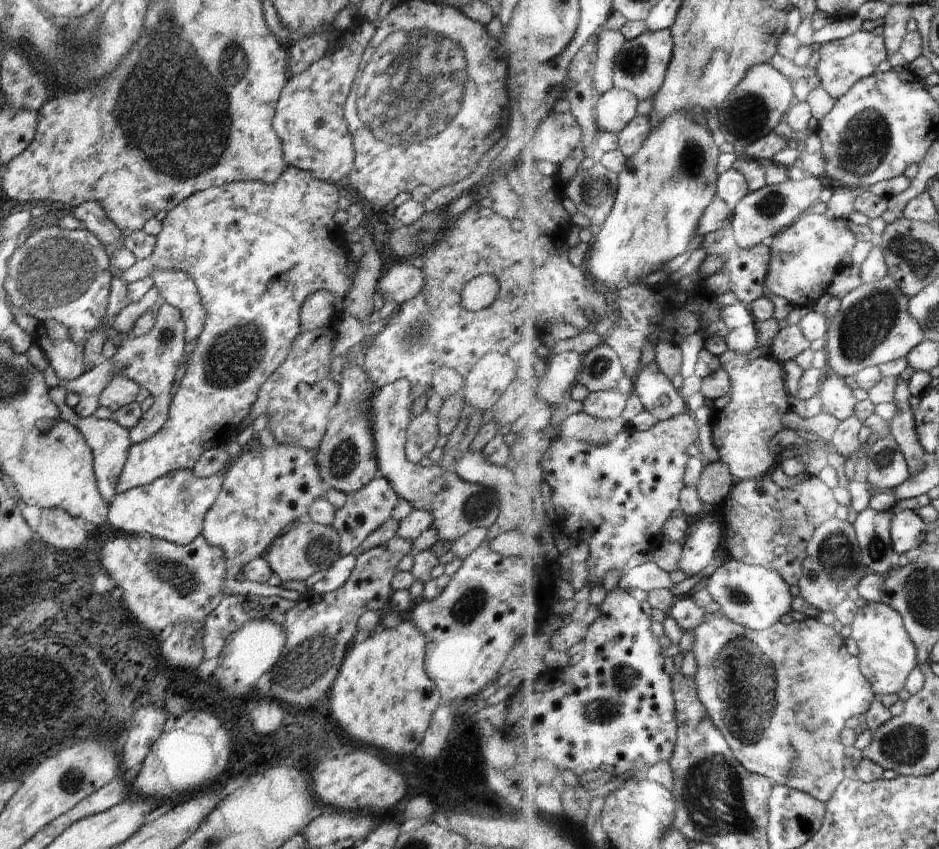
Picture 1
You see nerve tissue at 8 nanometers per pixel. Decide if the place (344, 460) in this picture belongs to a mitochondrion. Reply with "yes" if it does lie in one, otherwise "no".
yes

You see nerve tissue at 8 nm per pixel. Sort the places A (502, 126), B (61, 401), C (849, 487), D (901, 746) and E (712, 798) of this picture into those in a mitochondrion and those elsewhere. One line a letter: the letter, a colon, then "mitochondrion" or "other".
A: other
B: other
C: other
D: mitochondrion
E: mitochondrion

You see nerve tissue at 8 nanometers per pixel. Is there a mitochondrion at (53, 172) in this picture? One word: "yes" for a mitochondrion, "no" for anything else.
no

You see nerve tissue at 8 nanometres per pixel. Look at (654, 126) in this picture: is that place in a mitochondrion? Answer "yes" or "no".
no

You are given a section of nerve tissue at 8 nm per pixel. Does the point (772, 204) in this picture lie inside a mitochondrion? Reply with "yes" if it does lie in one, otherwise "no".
yes

